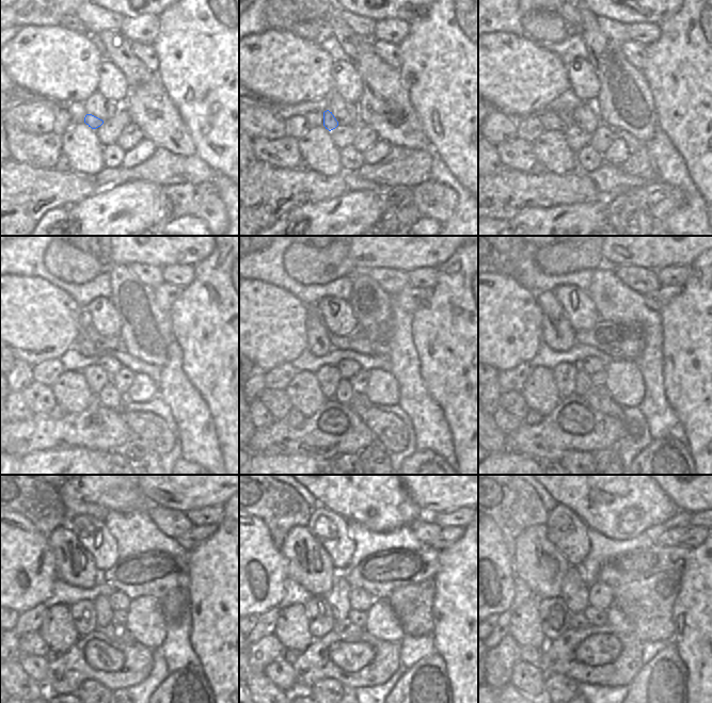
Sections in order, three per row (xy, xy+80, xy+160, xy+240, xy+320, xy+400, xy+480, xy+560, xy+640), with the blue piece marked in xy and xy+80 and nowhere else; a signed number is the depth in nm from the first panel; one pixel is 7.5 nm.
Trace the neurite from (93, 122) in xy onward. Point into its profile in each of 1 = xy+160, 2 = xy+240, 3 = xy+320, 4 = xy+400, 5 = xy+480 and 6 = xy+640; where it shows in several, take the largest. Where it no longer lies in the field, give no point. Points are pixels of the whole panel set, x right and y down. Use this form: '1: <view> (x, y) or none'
1: xy+160 (566, 115)
2: xy+240 (83, 347)
3: xy+320 (318, 342)
4: xy+400 (558, 334)
5: xy+480 (75, 565)
6: xy+640 (537, 561)

